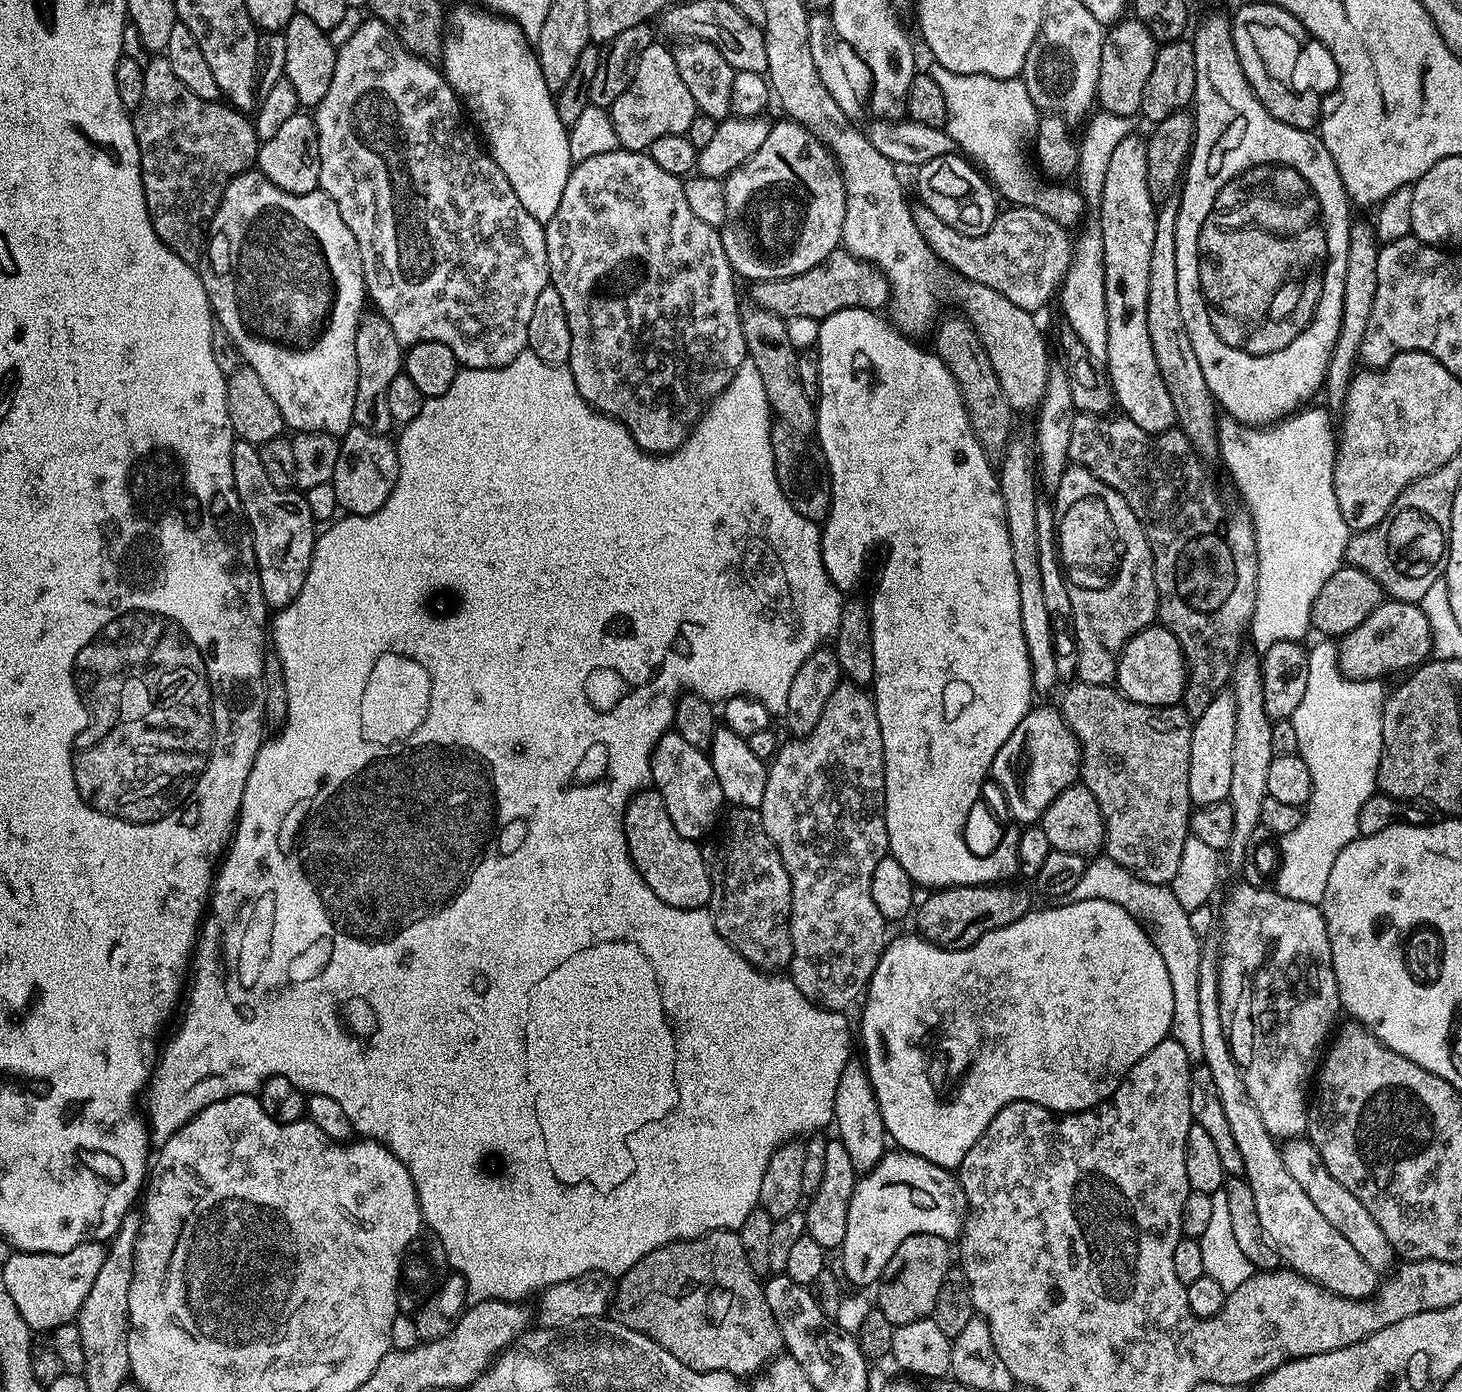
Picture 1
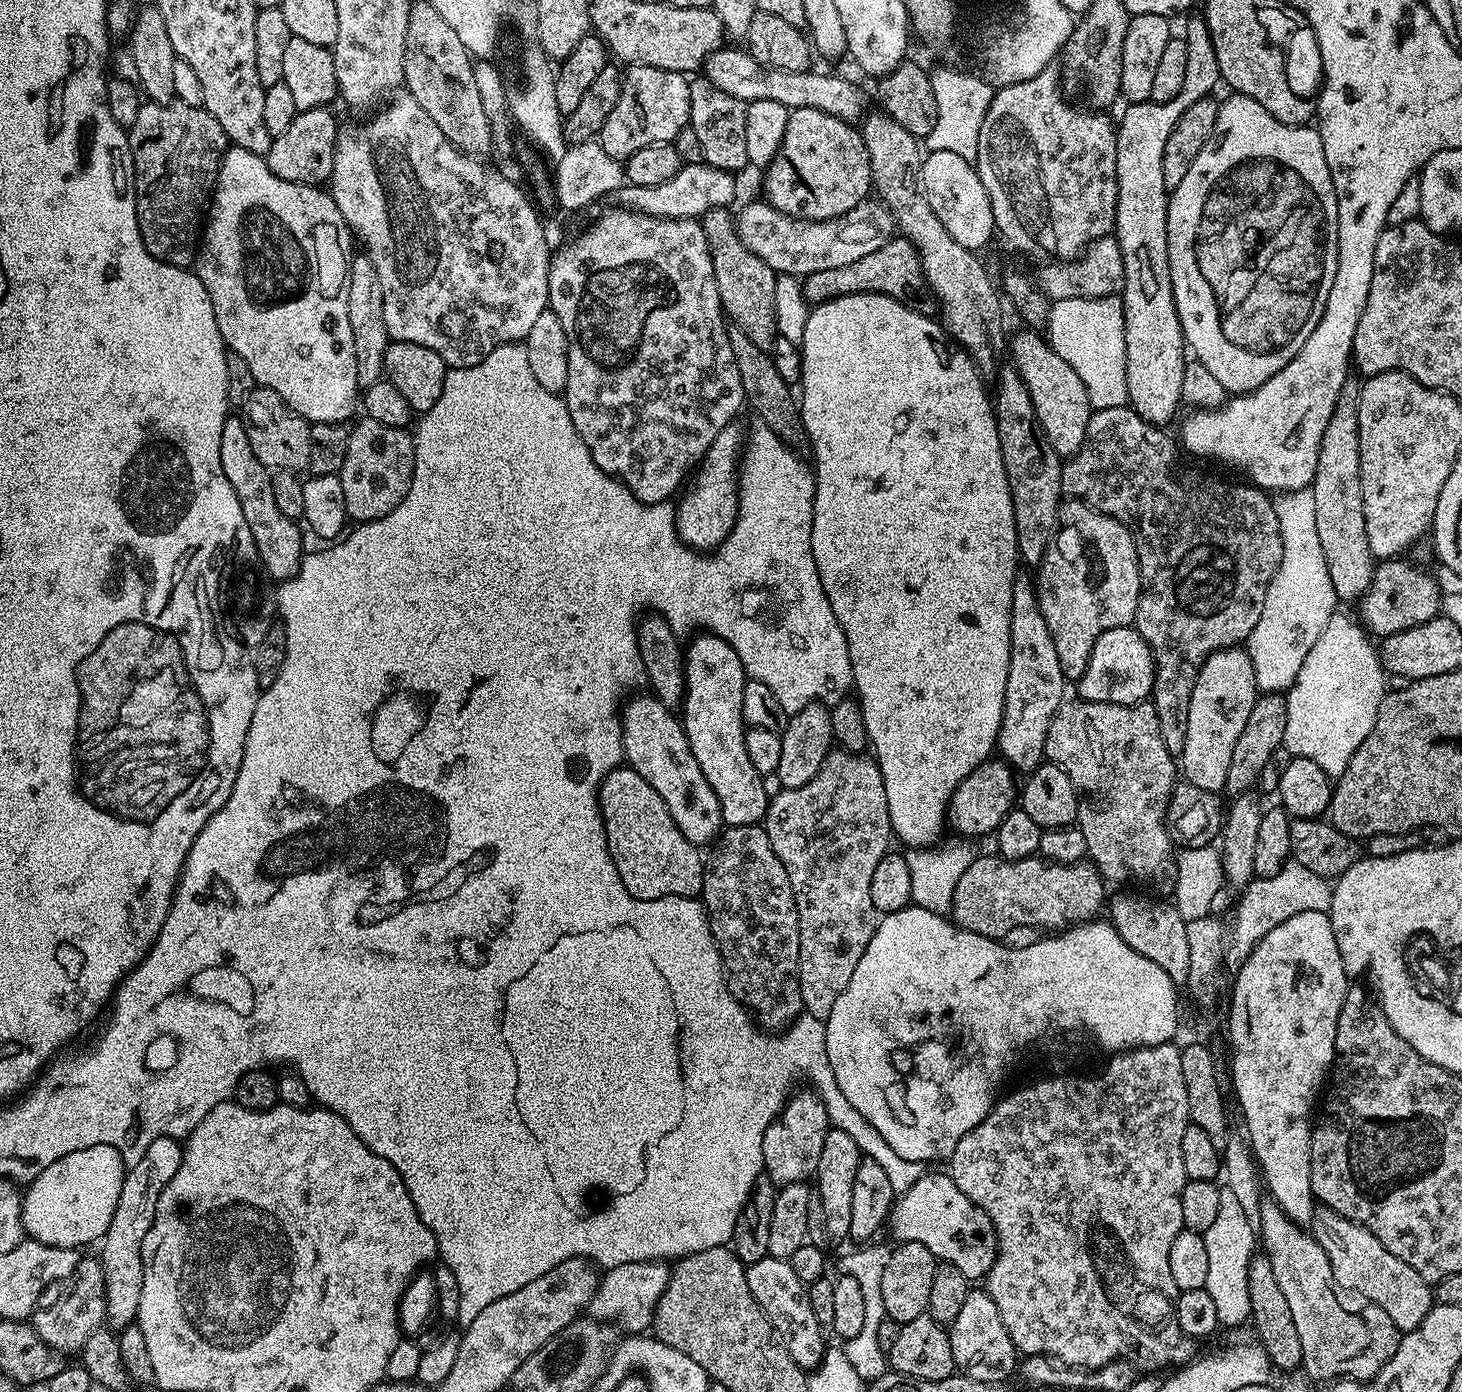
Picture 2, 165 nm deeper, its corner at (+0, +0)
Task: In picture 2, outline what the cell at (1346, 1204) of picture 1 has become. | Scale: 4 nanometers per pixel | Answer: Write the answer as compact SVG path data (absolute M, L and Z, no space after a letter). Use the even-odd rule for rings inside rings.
M1320 1206L1313 1211L1310 1234L1318 1242L1318 1246L1326 1250L1326 1258L1330 1258L1333 1281L1341 1289L1349 1288L1350 1291L1365 1296L1369 1305L1381 1308L1401 1334L1414 1331L1434 1307L1433 1289L1424 1281L1422 1274L1418 1274L1414 1266L1406 1266L1402 1258L1394 1258L1394 1254L1390 1254L1390 1250L1386 1250L1386 1246L1382 1246L1382 1242L1378 1242L1378 1238L1374 1238L1374 1234L1370 1234L1370 1230L1366 1230L1364 1225L1355 1224L1345 1216L1339 1216L1334 1210Z

